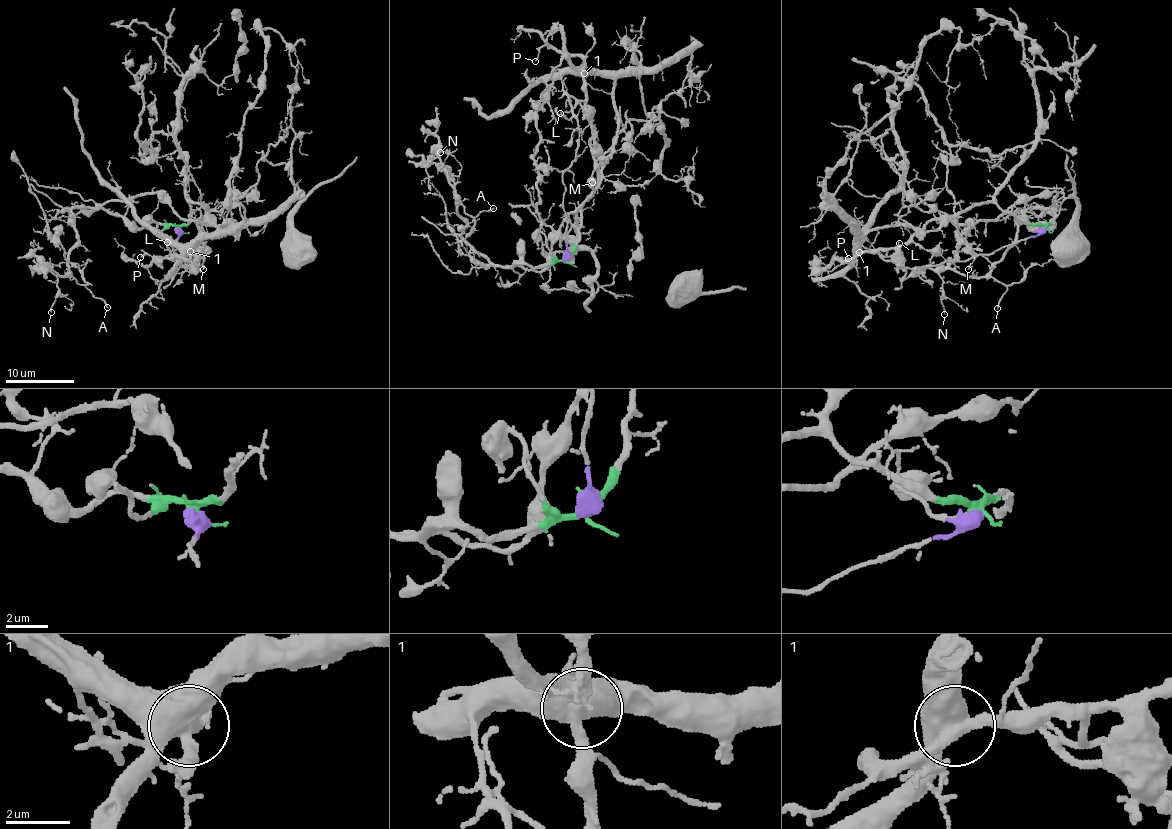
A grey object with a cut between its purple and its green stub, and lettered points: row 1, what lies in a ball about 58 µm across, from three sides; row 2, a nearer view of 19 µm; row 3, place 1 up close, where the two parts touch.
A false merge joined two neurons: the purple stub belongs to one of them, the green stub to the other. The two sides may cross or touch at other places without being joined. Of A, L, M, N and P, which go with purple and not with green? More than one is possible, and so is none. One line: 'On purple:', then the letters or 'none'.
On purple: none

